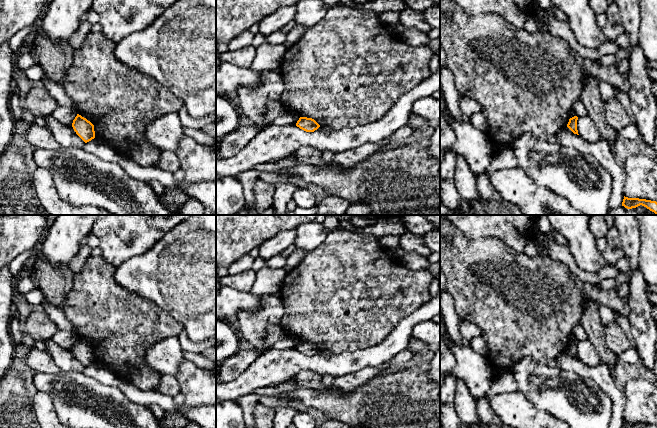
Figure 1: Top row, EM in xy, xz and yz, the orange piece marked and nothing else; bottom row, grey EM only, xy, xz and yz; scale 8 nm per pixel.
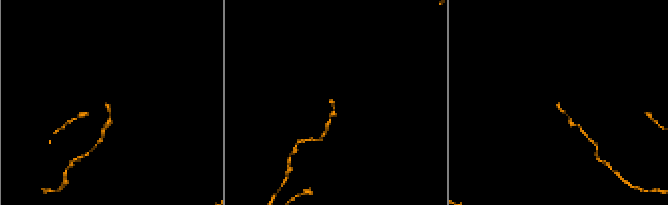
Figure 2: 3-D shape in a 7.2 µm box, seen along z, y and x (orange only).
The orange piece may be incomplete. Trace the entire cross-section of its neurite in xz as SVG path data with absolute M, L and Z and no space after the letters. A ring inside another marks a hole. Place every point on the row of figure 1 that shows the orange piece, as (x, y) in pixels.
M300 117L296 123L296 126L306 132L314 132L320 125L312 118Z

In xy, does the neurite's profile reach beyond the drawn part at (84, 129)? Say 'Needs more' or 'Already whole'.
Already whole

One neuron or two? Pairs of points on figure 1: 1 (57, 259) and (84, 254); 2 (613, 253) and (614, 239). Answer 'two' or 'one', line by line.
1: two
2: one

